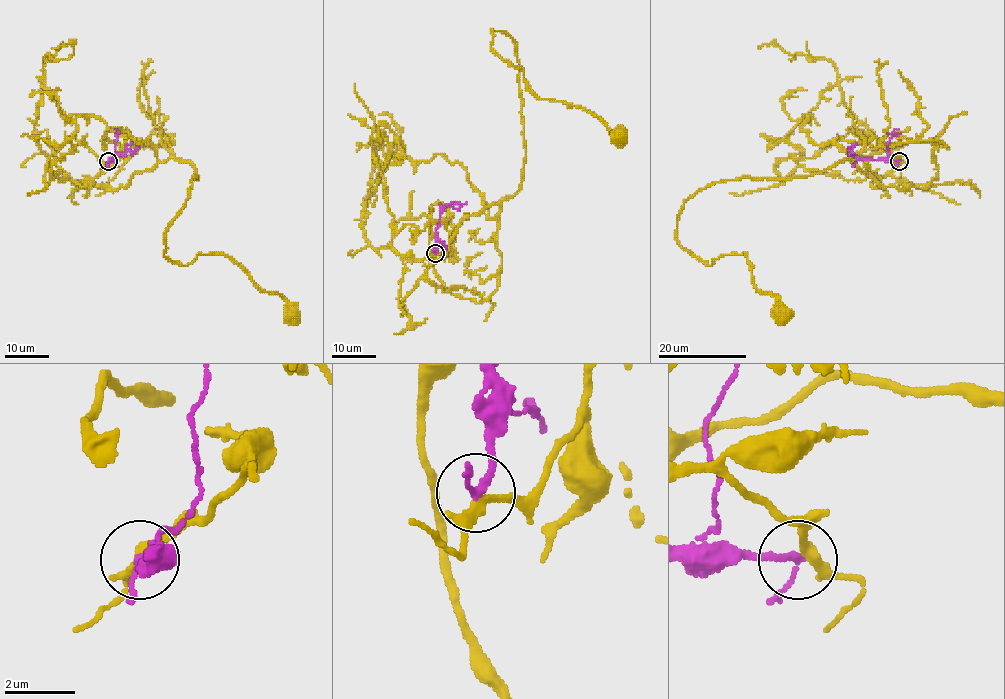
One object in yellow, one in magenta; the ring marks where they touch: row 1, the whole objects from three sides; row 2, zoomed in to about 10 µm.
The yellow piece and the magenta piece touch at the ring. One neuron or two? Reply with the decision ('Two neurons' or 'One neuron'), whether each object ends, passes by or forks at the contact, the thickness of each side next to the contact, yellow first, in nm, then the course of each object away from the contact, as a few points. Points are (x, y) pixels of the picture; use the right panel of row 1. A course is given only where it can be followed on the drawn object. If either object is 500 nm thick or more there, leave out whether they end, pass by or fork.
Two neurons. At the ring yellow forks. At the ring magenta passes by. Thickness 240 nm (yellow) against 170 nm. Course of yellow: (899, 160), (847, 129), (948, 147), (685, 201), (676, 242), (710, 265), (745, 254), (783, 313). Course of magenta: (899, 160), (856, 158), (849, 154), (848, 146)

